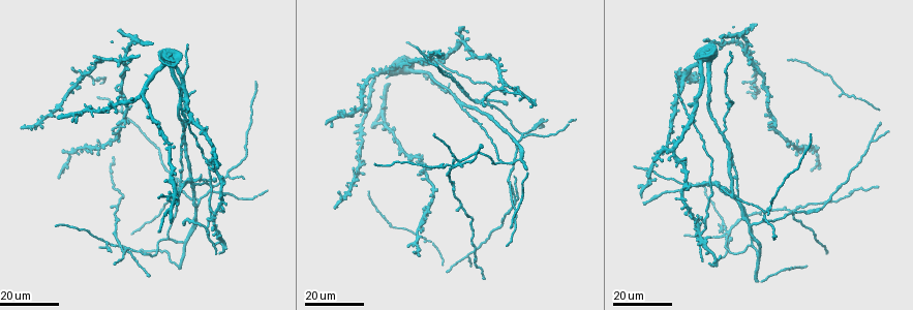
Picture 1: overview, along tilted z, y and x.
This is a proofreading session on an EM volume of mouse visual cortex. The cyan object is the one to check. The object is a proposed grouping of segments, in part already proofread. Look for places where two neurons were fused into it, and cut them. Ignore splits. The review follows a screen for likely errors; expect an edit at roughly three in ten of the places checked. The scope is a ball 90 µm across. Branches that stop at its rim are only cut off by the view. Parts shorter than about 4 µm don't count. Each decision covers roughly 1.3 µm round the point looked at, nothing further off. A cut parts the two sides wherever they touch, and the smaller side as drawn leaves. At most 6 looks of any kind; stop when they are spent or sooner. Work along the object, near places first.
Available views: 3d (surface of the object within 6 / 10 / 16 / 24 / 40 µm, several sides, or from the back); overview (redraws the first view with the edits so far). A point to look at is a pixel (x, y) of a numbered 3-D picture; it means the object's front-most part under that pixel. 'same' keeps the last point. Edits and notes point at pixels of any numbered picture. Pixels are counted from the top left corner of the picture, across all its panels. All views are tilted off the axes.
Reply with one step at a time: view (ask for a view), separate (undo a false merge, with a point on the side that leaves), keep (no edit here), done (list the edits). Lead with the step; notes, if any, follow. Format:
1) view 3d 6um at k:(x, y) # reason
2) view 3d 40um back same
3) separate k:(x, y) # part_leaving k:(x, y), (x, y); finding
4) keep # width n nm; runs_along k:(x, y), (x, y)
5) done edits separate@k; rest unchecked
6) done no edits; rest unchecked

view 3d 24um at 1:(729, 106) # three-way junction

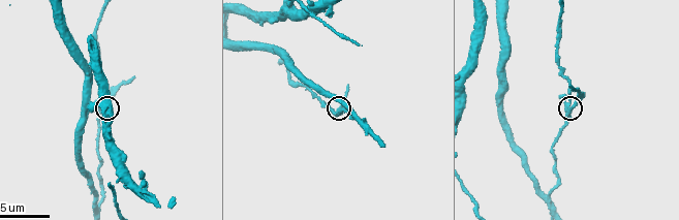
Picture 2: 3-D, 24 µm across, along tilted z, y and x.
view 3d 6um at 2:(568, 112) # closer look

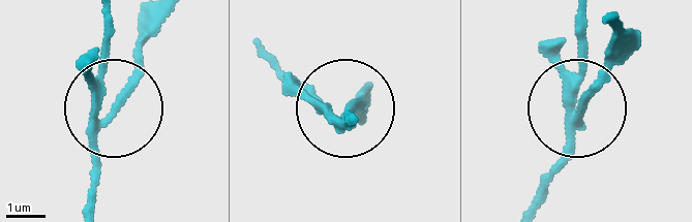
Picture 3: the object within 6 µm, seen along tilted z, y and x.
separate 3:(134, 83) # side_arm 6 um; part_leaving 3:(92, 123), (117, 98), (161, 13); a second neuron is stuck on

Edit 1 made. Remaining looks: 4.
view 3d 16um at 1:(522, 136)

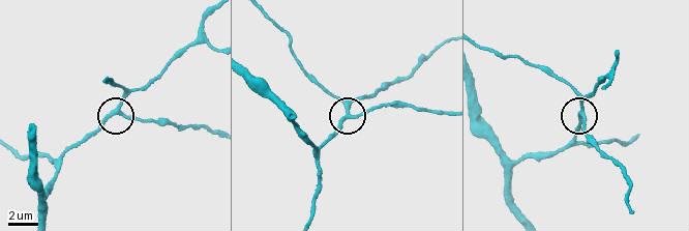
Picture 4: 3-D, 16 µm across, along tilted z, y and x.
view 3d 6um at 4:(118, 110)

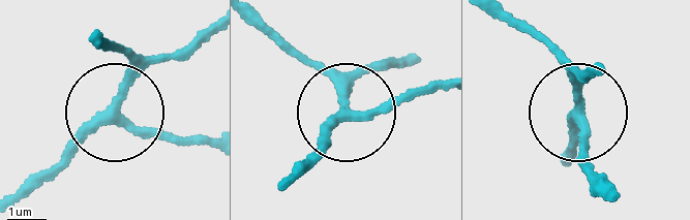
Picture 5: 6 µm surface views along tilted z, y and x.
keep # width 240 nm; all the same neuron

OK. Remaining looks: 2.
view 3d 16um at 1:(181, 142)

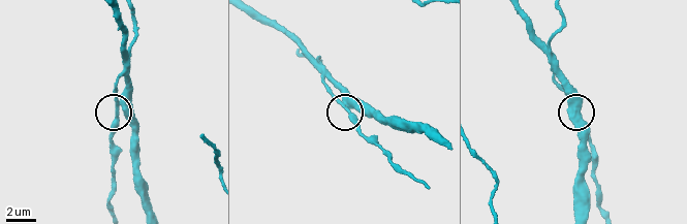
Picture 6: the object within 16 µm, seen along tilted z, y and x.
view 3d 10um at 6:(352, 117)

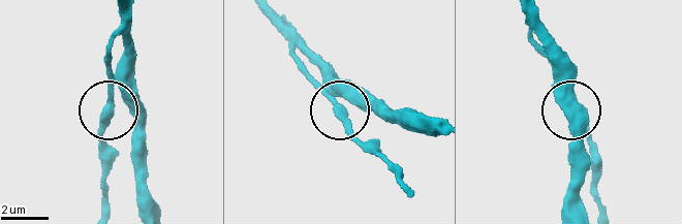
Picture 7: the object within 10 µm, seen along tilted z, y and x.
keep # width 340 nm; all the same neuron

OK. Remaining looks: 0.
done edits separate@3; rest unchecked

